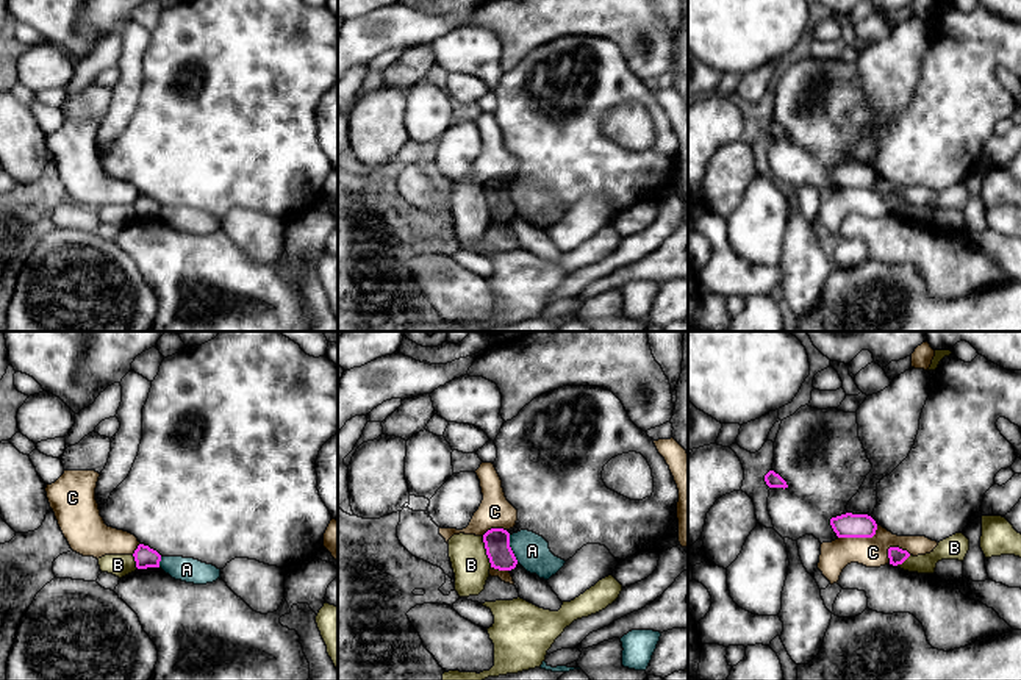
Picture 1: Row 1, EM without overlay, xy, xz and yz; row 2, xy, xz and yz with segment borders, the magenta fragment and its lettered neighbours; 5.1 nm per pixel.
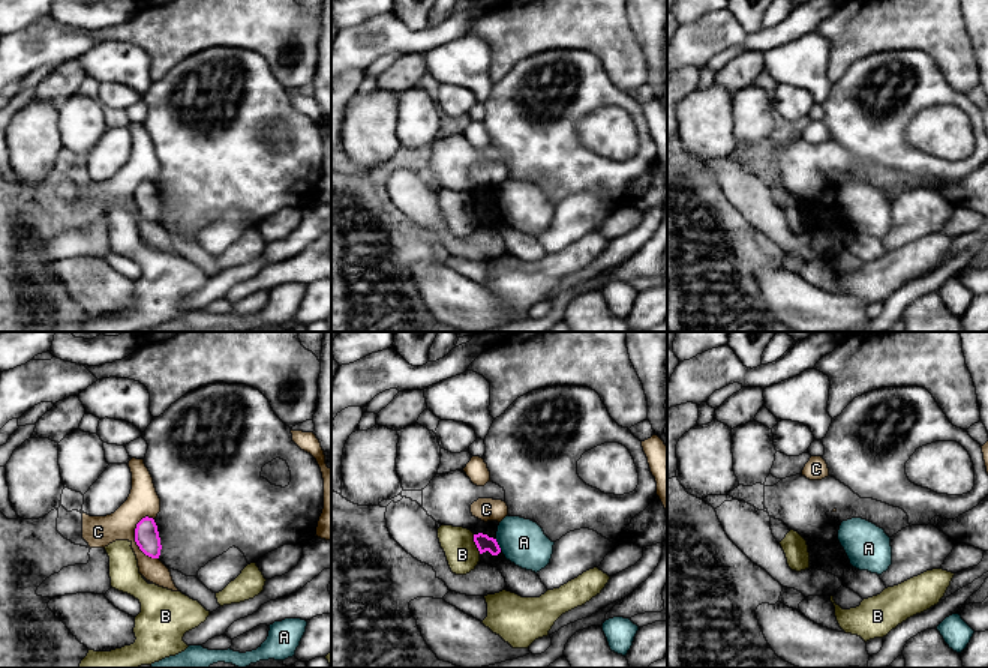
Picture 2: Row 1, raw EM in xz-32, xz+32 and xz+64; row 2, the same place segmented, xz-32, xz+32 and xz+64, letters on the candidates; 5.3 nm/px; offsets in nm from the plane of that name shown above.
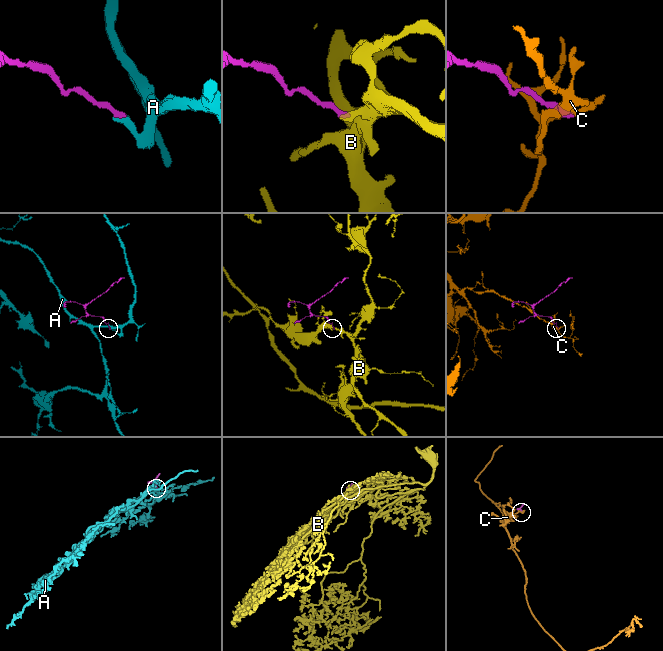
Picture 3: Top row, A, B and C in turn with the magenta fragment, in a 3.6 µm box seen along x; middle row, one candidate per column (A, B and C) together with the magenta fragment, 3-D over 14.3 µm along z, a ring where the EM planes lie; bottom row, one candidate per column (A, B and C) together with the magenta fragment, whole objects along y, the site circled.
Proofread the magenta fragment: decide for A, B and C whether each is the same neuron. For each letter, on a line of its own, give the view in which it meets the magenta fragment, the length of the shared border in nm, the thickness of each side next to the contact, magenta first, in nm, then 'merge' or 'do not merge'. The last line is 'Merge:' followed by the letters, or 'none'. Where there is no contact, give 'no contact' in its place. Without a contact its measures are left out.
A: xz | 150 nm | 130/180 nm | do not merge
B: xz | 170 nm | 130/190 nm | do not merge
C: yz | 220 nm | 130/160 nm | do not merge
Merge: none

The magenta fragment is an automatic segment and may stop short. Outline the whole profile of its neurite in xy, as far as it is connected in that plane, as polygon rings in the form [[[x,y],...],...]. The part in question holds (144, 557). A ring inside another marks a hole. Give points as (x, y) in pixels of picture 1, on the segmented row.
[[[139,544],[133,557],[138,569],[159,567],[161,555],[149,546]]]

